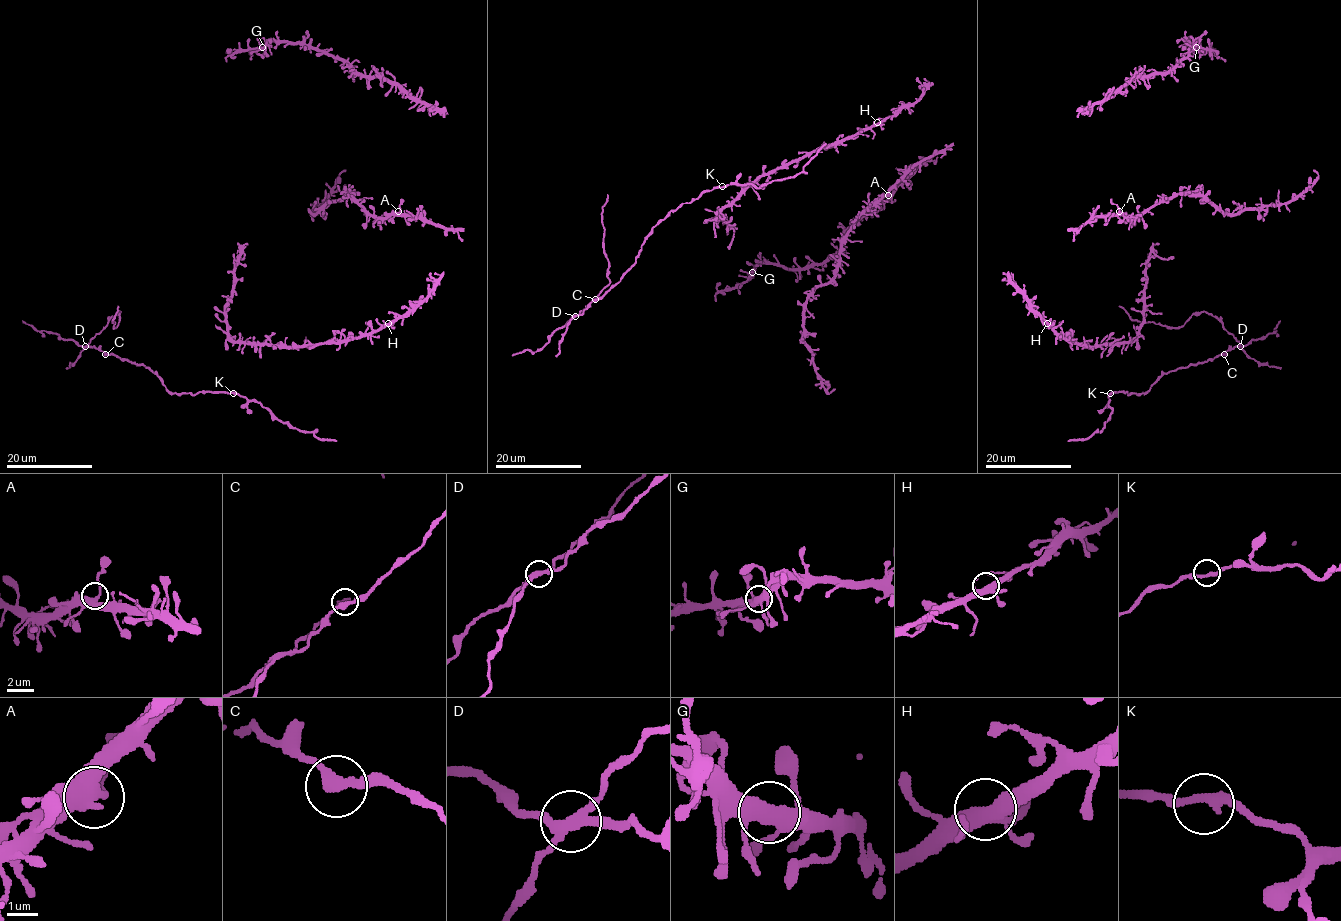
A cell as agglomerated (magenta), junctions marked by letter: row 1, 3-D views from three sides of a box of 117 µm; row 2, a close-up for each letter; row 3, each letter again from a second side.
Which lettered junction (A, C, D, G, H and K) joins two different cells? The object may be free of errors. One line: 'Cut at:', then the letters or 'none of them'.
Cut at: D

